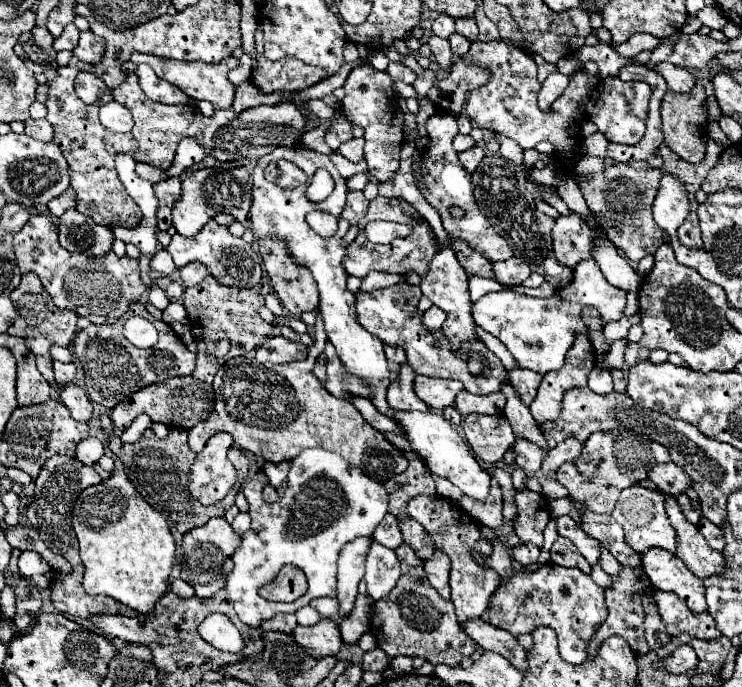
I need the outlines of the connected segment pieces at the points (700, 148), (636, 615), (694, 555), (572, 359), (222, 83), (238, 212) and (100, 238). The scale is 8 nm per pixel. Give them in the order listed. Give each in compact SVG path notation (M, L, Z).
M702 84L694 86L692 92L686 94L676 94L676 92L666 92L664 100L662 100L662 132L664 132L664 142L668 144L668 148L672 148L680 158L684 158L686 162L698 164L704 160L706 154L706 142L708 142L708 134L706 134L706 92L702 88Z
M620 564L620 574L610 576L610 578L612 578L612 584L610 584L610 588L606 588L608 618L602 622L600 630L592 636L592 642L590 642L590 646L588 646L588 654L590 654L590 658L596 658L600 646L602 646L602 642L604 642L606 638L610 638L610 636L622 636L622 638L630 644L632 652L634 652L636 656L642 656L642 654L646 654L646 652L650 650L648 642L646 642L646 638L644 638L644 616L646 616L646 614L644 614L644 608L642 608L644 592L648 592L648 590L652 588L652 586L650 586L650 580L648 580L646 574L644 574L644 576L638 576L638 574L636 574L636 568L632 568L632 566L622 566L622 564Z
M668 498L668 518L680 534L680 546L676 550L676 556L686 564L692 574L704 580L708 576L718 576L726 570L722 550L714 550L708 546L706 538L698 532L698 528L684 518L676 504L676 498Z
M578 336L574 346L566 354L566 364L560 370L548 372L544 376L538 388L538 396L530 404L536 426L542 426L544 422L560 418L564 392L576 386L586 386L586 380L590 370L594 368L594 362L596 362L596 354L592 350L590 340L586 336Z
M136 52L130 60L136 62L136 64L142 64L142 62L150 64L150 66L156 70L156 74L158 74L160 78L164 78L164 80L168 80L170 84L178 86L178 88L180 88L184 94L188 94L192 100L208 100L208 102L212 102L214 108L222 108L222 110L226 110L226 108L232 106L236 86L228 80L228 72L238 66L238 60L232 58L232 56L228 56L224 62L218 62L218 64L206 64L206 62L200 62L200 60L198 60L198 62L166 60L166 58L154 56L154 54L140 54L140 52Z
M246 166L238 168L202 168L192 172L182 180L182 196L172 208L172 224L182 236L194 236L214 214L230 214L244 226L248 224L248 210L252 204L252 186L250 172Z
M70 208L58 218L60 246L68 252L80 252L86 256L106 256L112 250L112 230L96 224L78 210Z

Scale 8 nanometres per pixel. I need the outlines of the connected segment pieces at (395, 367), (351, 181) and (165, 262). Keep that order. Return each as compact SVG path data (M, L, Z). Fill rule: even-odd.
M384 346L384 350L388 358L388 368L390 368L390 380L394 382L400 374L400 366L406 362L406 354L404 354L404 348L400 346Z
M360 172L360 174L352 176L352 178L348 178L346 184L348 184L348 190L364 190L368 186L368 182L370 182L370 174Z
M166 250L156 252L152 262L150 262L150 266L152 266L152 270L156 270L156 272L160 272L164 276L172 276L176 272L176 264L174 264L172 256Z

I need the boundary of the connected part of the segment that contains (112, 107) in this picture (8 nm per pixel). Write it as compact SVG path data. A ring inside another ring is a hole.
M114 100L100 108L100 122L106 128L110 128L112 132L130 132L134 126L130 110L126 110L124 106L120 106Z

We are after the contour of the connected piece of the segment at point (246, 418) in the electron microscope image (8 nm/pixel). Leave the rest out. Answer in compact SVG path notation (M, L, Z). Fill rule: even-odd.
M320 316L315 323L314 344L308 358L284 366L264 368L250 358L230 358L220 366L214 376L214 412L206 422L188 430L188 446L200 452L212 434L228 432L234 438L234 446L264 456L268 462L294 460L302 450L320 446L324 450L340 454L352 466L360 468L370 478L384 482L404 468L408 468L406 456L386 440L386 436L374 430L348 400L334 398L314 376L312 368L316 356L323 352L326 333Z

